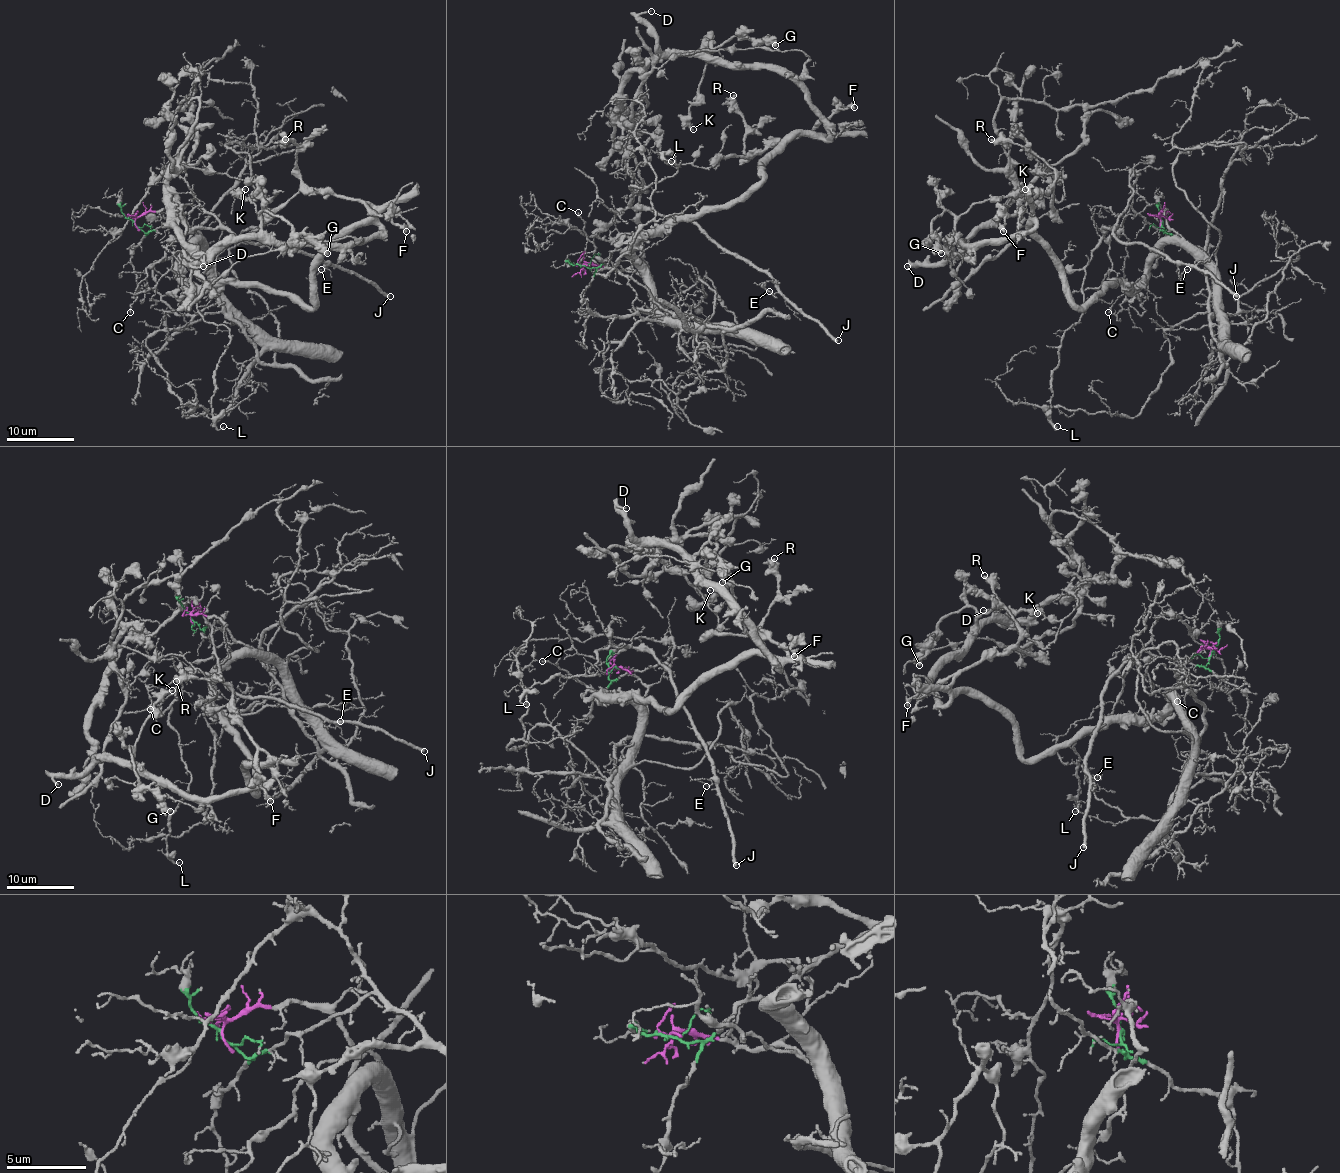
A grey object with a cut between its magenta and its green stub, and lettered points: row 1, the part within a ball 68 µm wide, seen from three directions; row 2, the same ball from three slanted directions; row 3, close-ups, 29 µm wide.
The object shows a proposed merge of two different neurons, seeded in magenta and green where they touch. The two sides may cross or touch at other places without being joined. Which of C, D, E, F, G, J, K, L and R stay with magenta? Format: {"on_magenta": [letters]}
{"on_magenta": ["C", "D", "F", "G", "K", "R"]}

